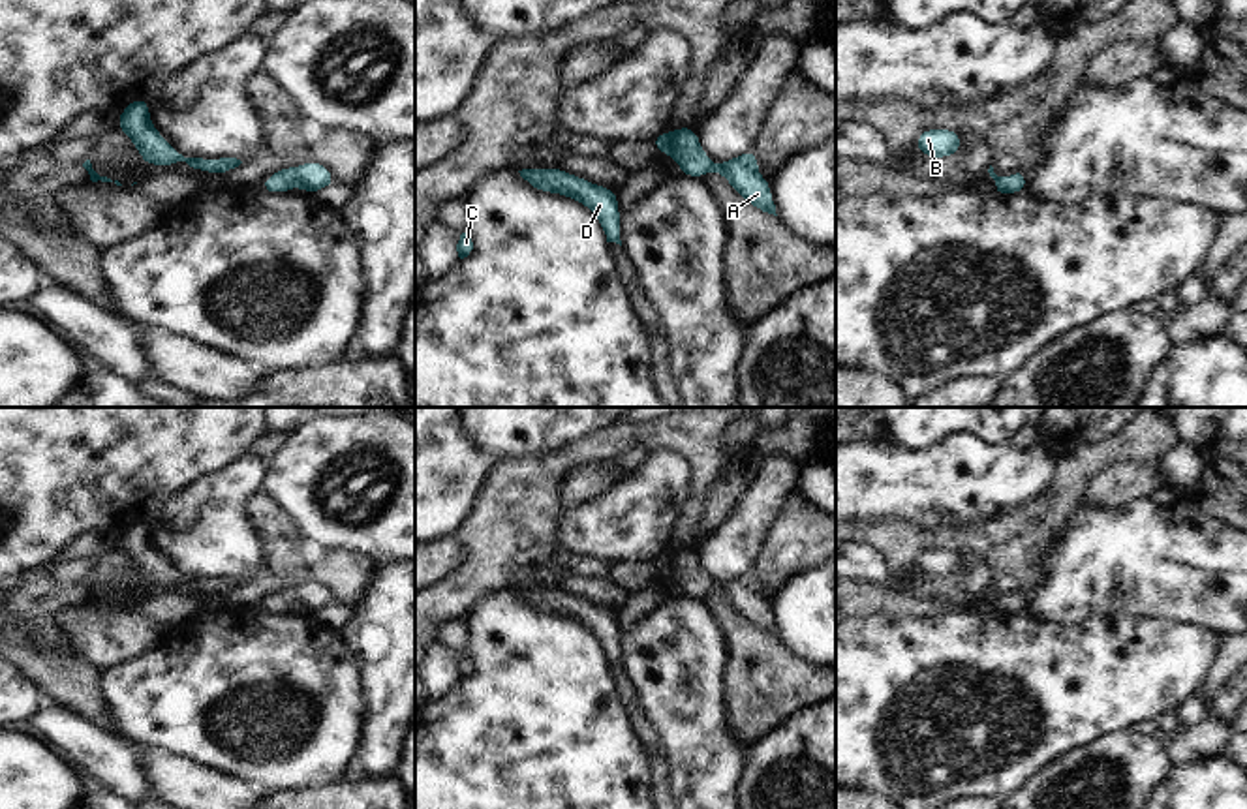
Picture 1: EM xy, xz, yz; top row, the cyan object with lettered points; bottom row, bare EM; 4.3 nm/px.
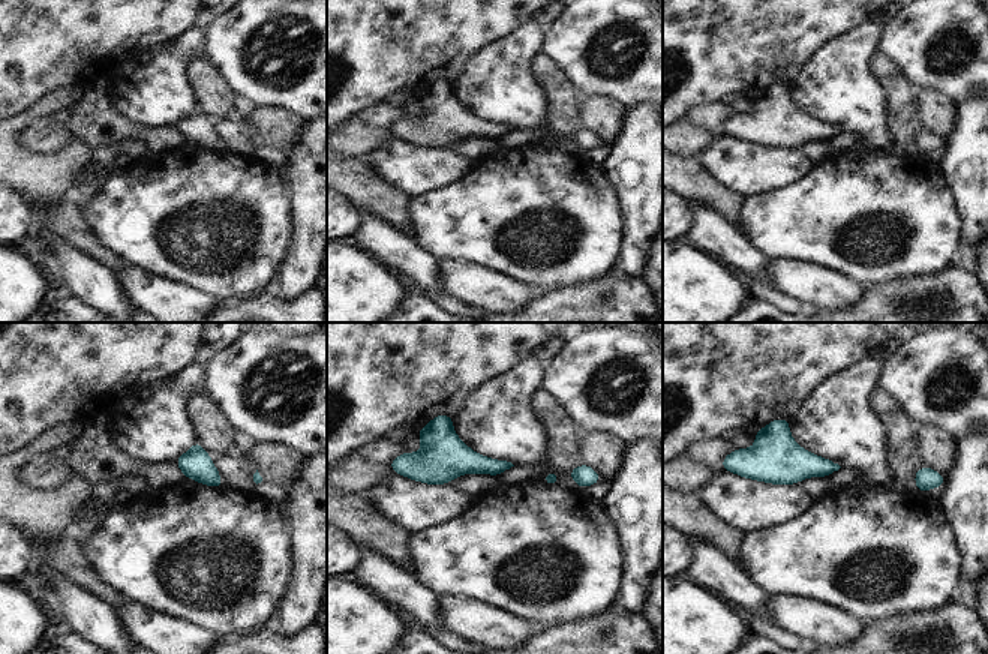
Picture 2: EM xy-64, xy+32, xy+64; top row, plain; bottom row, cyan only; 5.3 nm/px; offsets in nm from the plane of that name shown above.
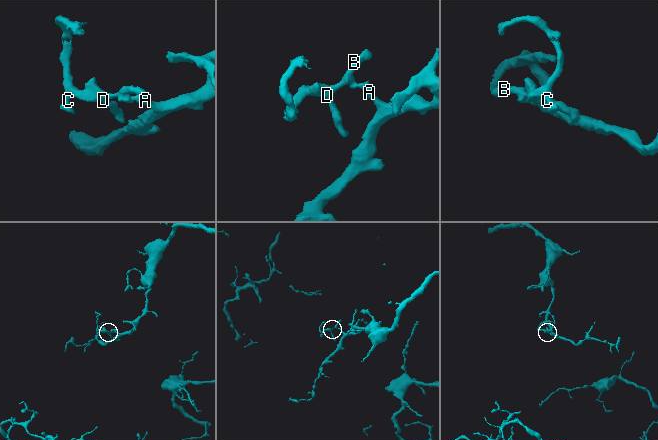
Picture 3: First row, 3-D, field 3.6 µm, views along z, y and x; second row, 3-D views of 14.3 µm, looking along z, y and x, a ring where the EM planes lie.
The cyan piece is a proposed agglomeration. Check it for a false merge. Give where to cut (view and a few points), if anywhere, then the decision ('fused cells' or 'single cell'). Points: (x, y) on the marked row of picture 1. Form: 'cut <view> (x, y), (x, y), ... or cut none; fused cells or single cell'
cut none; single cell

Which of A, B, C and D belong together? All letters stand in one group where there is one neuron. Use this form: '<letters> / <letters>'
A B C D

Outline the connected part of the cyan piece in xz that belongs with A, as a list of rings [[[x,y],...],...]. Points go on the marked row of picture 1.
[[[685,126],[672,133],[657,133],[654,148],[678,161],[684,176],[702,178],[710,171],[721,173],[740,197],[755,208],[777,216],[770,182],[757,173],[759,163],[753,148],[734,160],[712,163],[699,143],[697,131]]]

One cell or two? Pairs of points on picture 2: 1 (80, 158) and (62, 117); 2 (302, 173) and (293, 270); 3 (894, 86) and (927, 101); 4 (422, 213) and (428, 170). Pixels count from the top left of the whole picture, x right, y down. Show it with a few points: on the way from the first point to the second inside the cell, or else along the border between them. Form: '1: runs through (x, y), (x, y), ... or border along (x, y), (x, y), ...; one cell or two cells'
1: border along (75, 104), (59, 108), (51, 116); two cells
2: runs through (306, 197), (306, 246); one cell
3: border along (913, 90), (918, 117), (925, 129); two cells
4: border along (458, 179), (411, 198); two cells

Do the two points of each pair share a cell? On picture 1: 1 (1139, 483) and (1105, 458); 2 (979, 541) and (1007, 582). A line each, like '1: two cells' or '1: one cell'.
1: two cells
2: two cells

